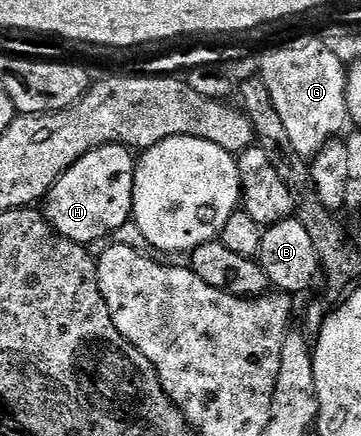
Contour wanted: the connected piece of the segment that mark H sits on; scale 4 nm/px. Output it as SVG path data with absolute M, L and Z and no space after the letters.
M105 144L84 154L46 195L46 221L64 238L87 246L120 231L131 223L134 214L135 167L135 153L123 144Z

